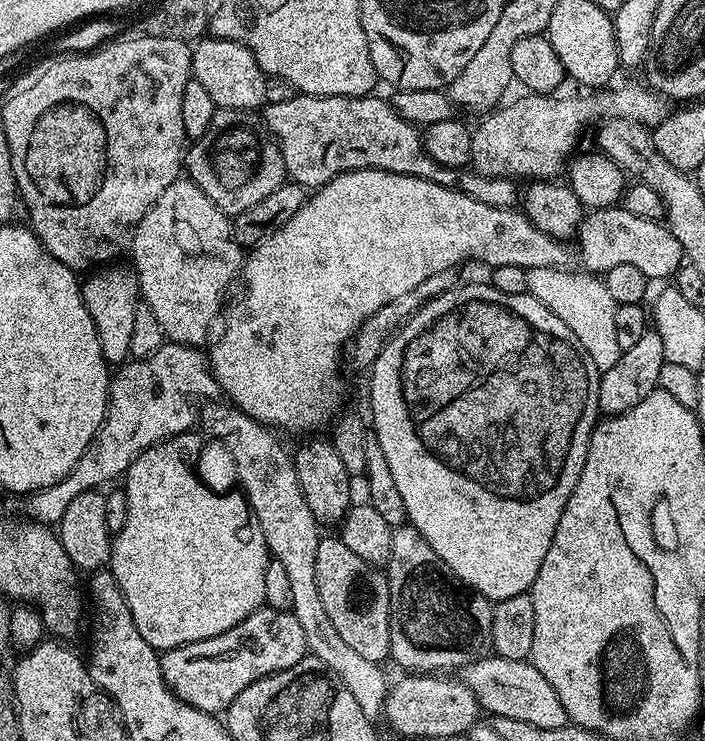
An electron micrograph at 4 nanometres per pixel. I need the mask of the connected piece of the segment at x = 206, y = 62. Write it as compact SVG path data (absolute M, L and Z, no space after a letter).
M209 35L195 41L192 48L192 79L202 82L203 88L210 93L210 98L214 98L217 108L247 112L259 109L265 103L266 74L258 66L254 54L233 40Z

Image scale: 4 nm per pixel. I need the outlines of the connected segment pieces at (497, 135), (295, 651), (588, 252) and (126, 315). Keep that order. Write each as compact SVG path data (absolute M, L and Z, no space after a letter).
M632 84L629 86L629 88L618 89L617 92L608 91L612 90L600 90L595 94L584 94L588 96L568 96L565 98L565 100L552 100L556 98L553 98L548 94L524 94L524 97L522 97L521 100L516 100L513 102L513 104L505 103L503 106L497 107L495 110L487 113L487 115L481 119L484 121L482 121L480 125L475 125L472 134L472 158L470 161L471 167L475 169L475 171L481 172L484 176L499 176L501 178L521 178L520 176L528 176L527 178L531 178L532 180L551 180L553 178L559 177L559 172L561 175L561 173L565 171L566 162L570 161L574 153L577 151L576 143L579 142L580 135L583 134L584 127L586 127L587 124L594 123L593 125L595 125L601 118L635 120L637 124L642 124L645 126L655 126L663 122L666 115L666 107L664 108L664 104L666 105L665 97L659 96L659 94L653 92L651 88L647 86L641 86L641 88L639 88L638 85Z
M267 606L257 608L254 614L250 614L238 626L226 630L226 634L218 634L214 638L206 638L202 642L190 642L186 646L167 649L160 656L160 669L162 678L175 696L182 702L194 706L203 712L213 714L227 713L228 708L254 682L261 680L263 676L269 676L282 670L290 670L298 661L309 655L306 646L306 634L302 634L302 626L292 611L283 612Z
M626 206L597 208L589 211L580 223L580 260L592 272L603 274L610 266L638 266L649 281L675 277L685 263L684 247L674 238L667 223L634 214Z
M118 265L97 269L81 285L83 301L86 302L86 308L90 311L95 328L98 330L104 360L114 366L125 363L131 355L130 341L134 330L134 314L140 303L140 283L137 282L135 269L127 265L125 267Z

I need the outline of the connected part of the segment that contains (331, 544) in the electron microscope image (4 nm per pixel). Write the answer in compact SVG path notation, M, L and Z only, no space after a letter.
M339 538L321 539L316 551L316 581L322 606L334 622L334 630L362 658L377 662L390 656L390 590L387 575L377 565L368 564Z

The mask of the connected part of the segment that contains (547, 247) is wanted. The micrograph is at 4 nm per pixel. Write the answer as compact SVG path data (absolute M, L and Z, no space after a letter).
M363 168L362 170L350 170L338 174L330 182L321 184L305 199L304 204L274 234L267 236L261 244L247 253L242 265L242 281L244 285L240 293L227 301L222 312L222 324L224 320L224 333L216 340L216 345L210 351L210 367L212 376L216 379L216 387L221 393L229 396L235 407L244 412L250 418L254 418L259 424L273 430L285 428L288 432L304 432L300 434L312 434L315 428L327 425L345 407L344 404L344 380L336 371L340 368L340 351L349 347L353 336L359 332L361 326L382 306L394 302L402 294L410 294L414 286L422 286L426 278L430 278L439 272L450 272L459 269L463 260L477 260L480 264L488 264L489 269L498 266L522 266L529 270L534 268L552 268L556 260L556 248L558 242L553 236L546 235L538 226L528 221L523 211L516 208L495 208L486 206L474 198L470 198L464 192L457 192L454 188L447 188L433 180L416 178L406 174L394 173L390 170L378 170L377 168Z

